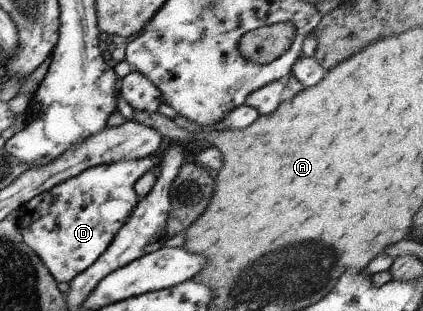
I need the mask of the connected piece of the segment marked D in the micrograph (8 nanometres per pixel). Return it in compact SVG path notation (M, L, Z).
M151 156L93 166L41 192L41 207L37 195L17 209L22 240L56 282L70 282L104 252L139 200L133 184L155 164Z

